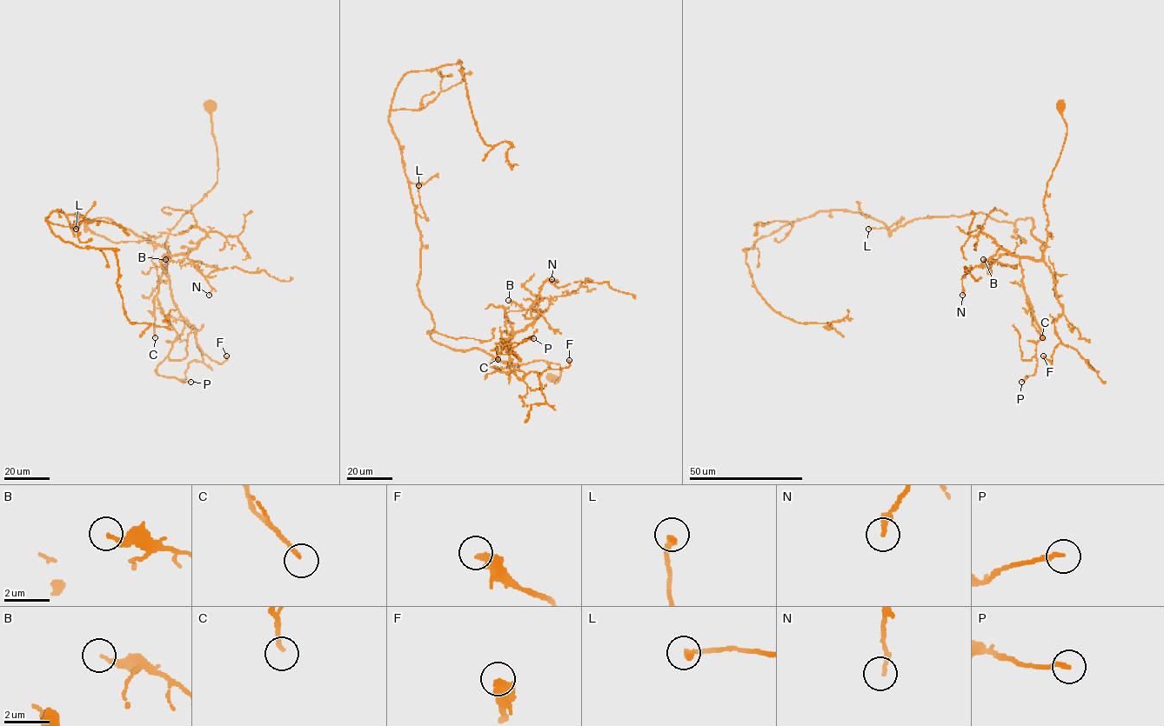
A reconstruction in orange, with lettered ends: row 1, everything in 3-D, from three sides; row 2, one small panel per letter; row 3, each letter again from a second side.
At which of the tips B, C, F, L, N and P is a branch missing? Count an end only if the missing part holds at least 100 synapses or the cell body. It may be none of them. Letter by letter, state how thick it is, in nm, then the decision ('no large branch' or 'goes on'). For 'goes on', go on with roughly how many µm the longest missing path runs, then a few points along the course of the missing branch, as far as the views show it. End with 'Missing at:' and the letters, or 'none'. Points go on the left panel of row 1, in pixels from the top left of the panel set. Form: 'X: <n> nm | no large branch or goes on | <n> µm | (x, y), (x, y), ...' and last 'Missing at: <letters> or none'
B: 200 nm | no large branch
C: 160 nm | no large branch
F: 440 nm | no large branch
L: 240 nm | no large branch
N: 160 nm | no large branch
P: 190 nm | no large branch
Missing at: none

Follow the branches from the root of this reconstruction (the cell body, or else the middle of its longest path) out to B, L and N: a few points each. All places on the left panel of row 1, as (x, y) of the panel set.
B: (211, 104), (217, 181), (170, 231), (164, 258), (190, 249), (188, 256), (179, 262), (165, 259)
L: (211, 104), (217, 184), (163, 243), (104, 217), (89, 223), (79, 213), (73, 226), (83, 221), (76, 229)
N: (211, 104), (217, 181), (170, 231), (164, 257), (190, 249), (188, 258), (211, 288), (209, 295)

